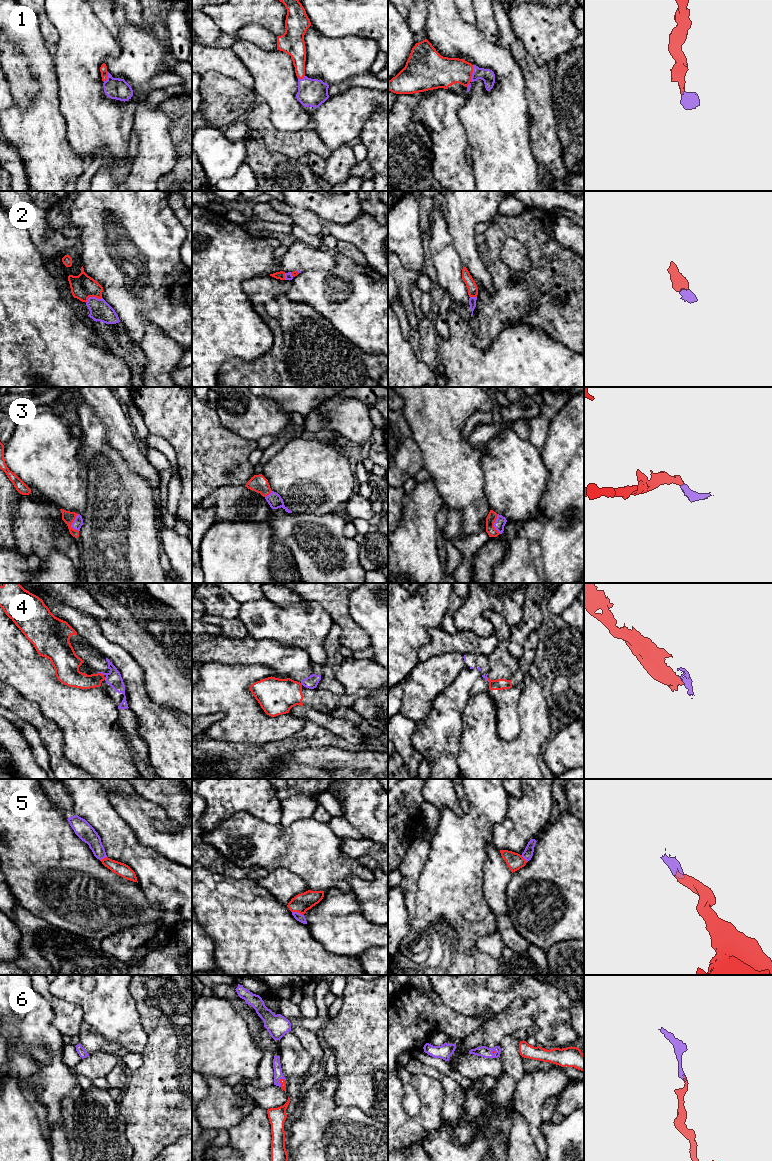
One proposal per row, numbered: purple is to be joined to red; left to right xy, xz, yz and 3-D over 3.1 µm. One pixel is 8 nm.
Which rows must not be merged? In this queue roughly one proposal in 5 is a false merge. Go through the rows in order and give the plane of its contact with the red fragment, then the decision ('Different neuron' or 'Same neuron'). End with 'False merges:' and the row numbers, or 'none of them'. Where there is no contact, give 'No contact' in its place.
1: Touches red in yz. Same neuron
2: Touches red in xy. Same neuron
3: Touches red in xy. Same neuron
4: Touches red in xy. Different neuron
5: Touches red in xz. Same neuron
6: Touches red in xz. Same neuron
False merges: 4

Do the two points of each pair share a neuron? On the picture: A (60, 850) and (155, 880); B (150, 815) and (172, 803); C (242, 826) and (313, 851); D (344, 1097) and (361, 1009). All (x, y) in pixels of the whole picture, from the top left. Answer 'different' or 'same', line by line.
A: different
B: different
C: same
D: same

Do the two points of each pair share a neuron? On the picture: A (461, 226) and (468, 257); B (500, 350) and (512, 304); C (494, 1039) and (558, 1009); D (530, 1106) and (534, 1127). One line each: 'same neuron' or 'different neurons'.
A: same neuron
B: different neurons
C: different neurons
D: same neuron

